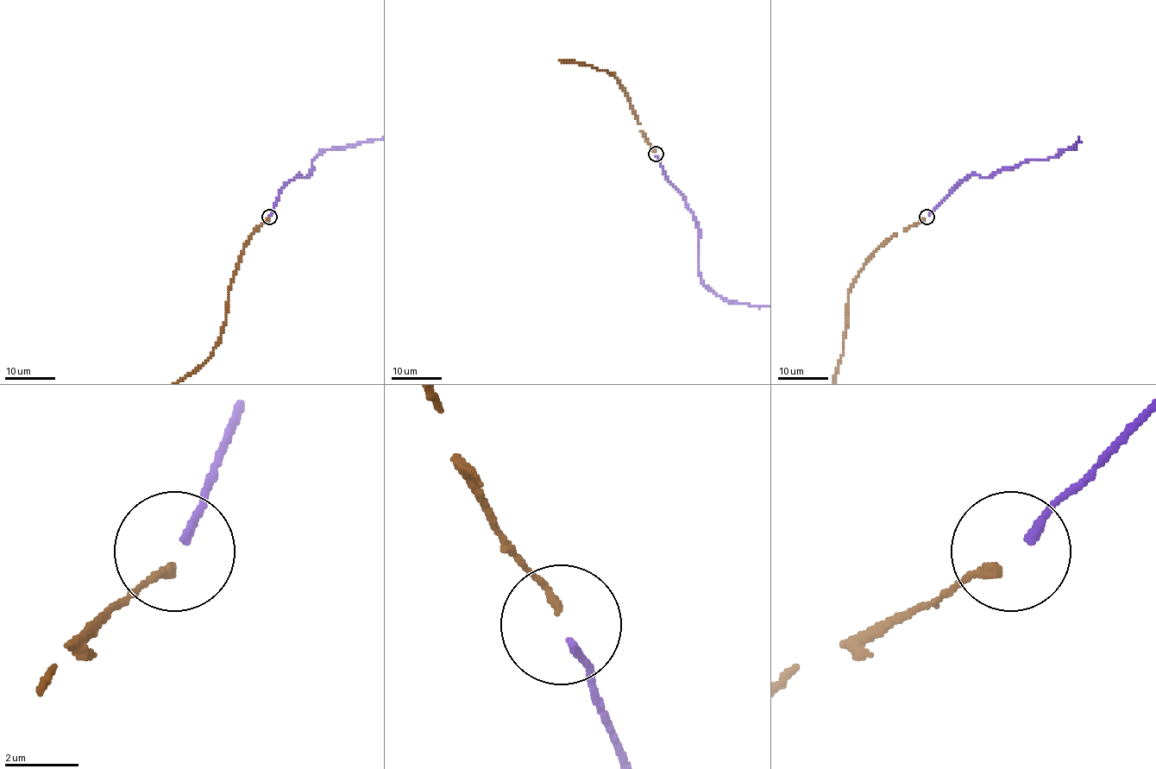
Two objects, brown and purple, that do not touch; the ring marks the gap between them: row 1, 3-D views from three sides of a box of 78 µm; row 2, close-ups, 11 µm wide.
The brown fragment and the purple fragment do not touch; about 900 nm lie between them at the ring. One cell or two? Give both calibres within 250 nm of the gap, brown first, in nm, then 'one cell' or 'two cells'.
calibres 240 and 240 nm; one cell

